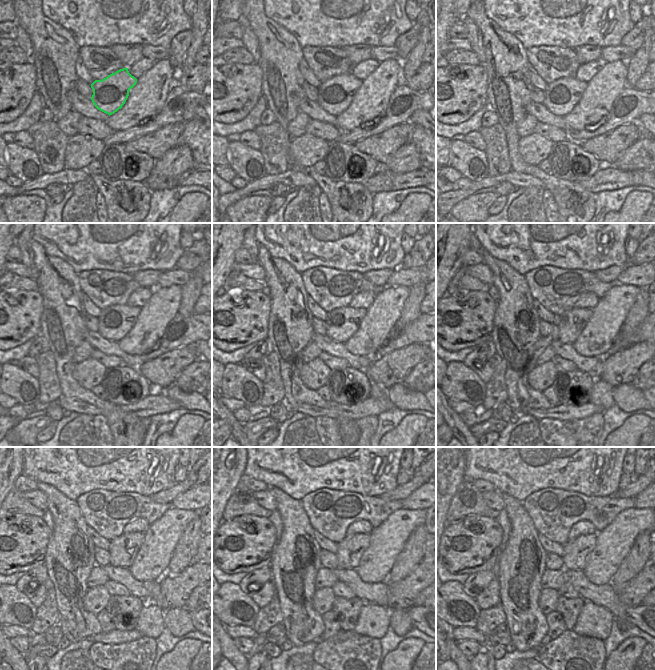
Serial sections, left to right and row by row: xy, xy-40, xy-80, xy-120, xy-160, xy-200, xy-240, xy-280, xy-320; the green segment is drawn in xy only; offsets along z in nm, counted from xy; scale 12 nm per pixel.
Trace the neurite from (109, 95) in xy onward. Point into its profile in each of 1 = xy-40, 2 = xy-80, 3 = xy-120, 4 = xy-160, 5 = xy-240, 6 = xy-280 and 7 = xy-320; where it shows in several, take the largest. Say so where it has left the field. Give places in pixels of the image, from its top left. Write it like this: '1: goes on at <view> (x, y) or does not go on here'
1: goes on at xy-40 (335, 94)
2: goes on at xy-80 (561, 95)
3: goes on at xy-120 (114, 322)
4: goes on at xy-160 (342, 323)
5: goes on at xy-240 (123, 549)
6: goes on at xy-280 (350, 549)
7: goes on at xy-320 (575, 551)

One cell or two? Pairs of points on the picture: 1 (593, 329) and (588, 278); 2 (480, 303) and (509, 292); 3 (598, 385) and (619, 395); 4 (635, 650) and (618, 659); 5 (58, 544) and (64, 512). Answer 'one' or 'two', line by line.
1: two
2: two
3: two
4: one
5: one

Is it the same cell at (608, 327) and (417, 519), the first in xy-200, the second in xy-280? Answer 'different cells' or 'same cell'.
same cell

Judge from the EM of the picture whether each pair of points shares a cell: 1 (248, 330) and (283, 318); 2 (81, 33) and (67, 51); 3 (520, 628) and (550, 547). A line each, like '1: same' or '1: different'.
1: different
2: different
3: different

